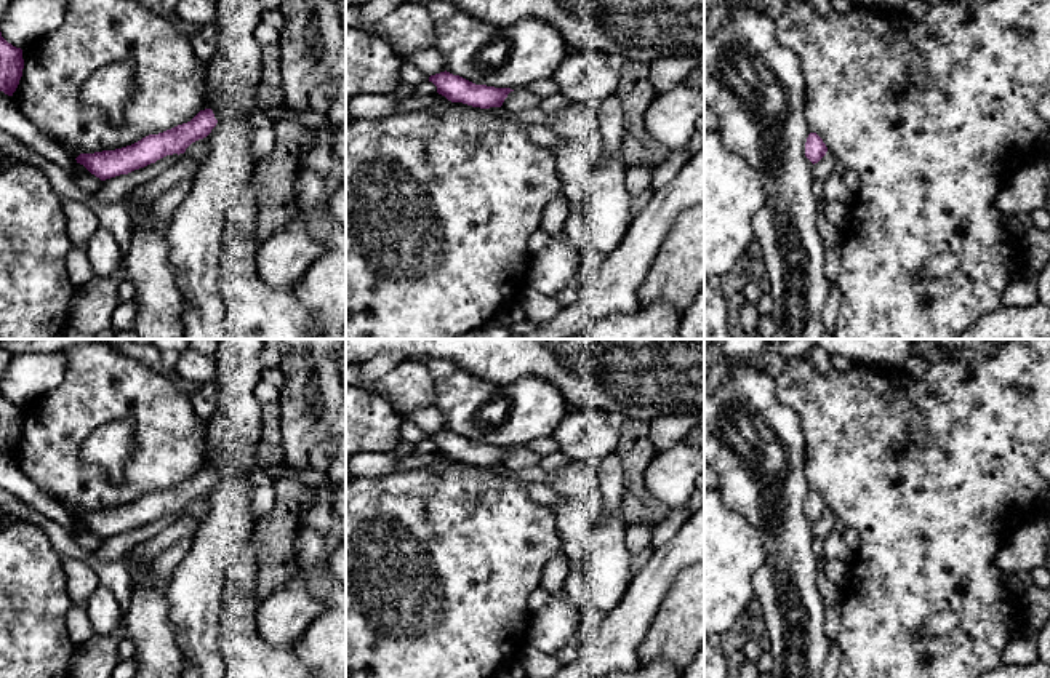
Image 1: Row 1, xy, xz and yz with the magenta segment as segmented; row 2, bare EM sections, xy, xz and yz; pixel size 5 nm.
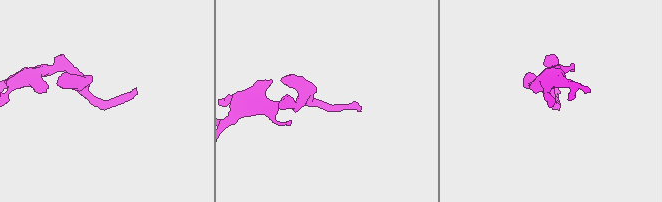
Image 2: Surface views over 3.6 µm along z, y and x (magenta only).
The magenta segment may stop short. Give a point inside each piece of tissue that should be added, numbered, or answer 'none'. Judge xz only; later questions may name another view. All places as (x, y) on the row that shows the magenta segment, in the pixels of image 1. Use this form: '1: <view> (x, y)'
none

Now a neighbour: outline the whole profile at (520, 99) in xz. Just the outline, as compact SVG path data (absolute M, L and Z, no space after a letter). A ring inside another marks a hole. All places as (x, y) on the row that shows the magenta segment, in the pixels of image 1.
M527 88L514 90L507 94L503 107L511 112L527 112L539 106L539 98Z

